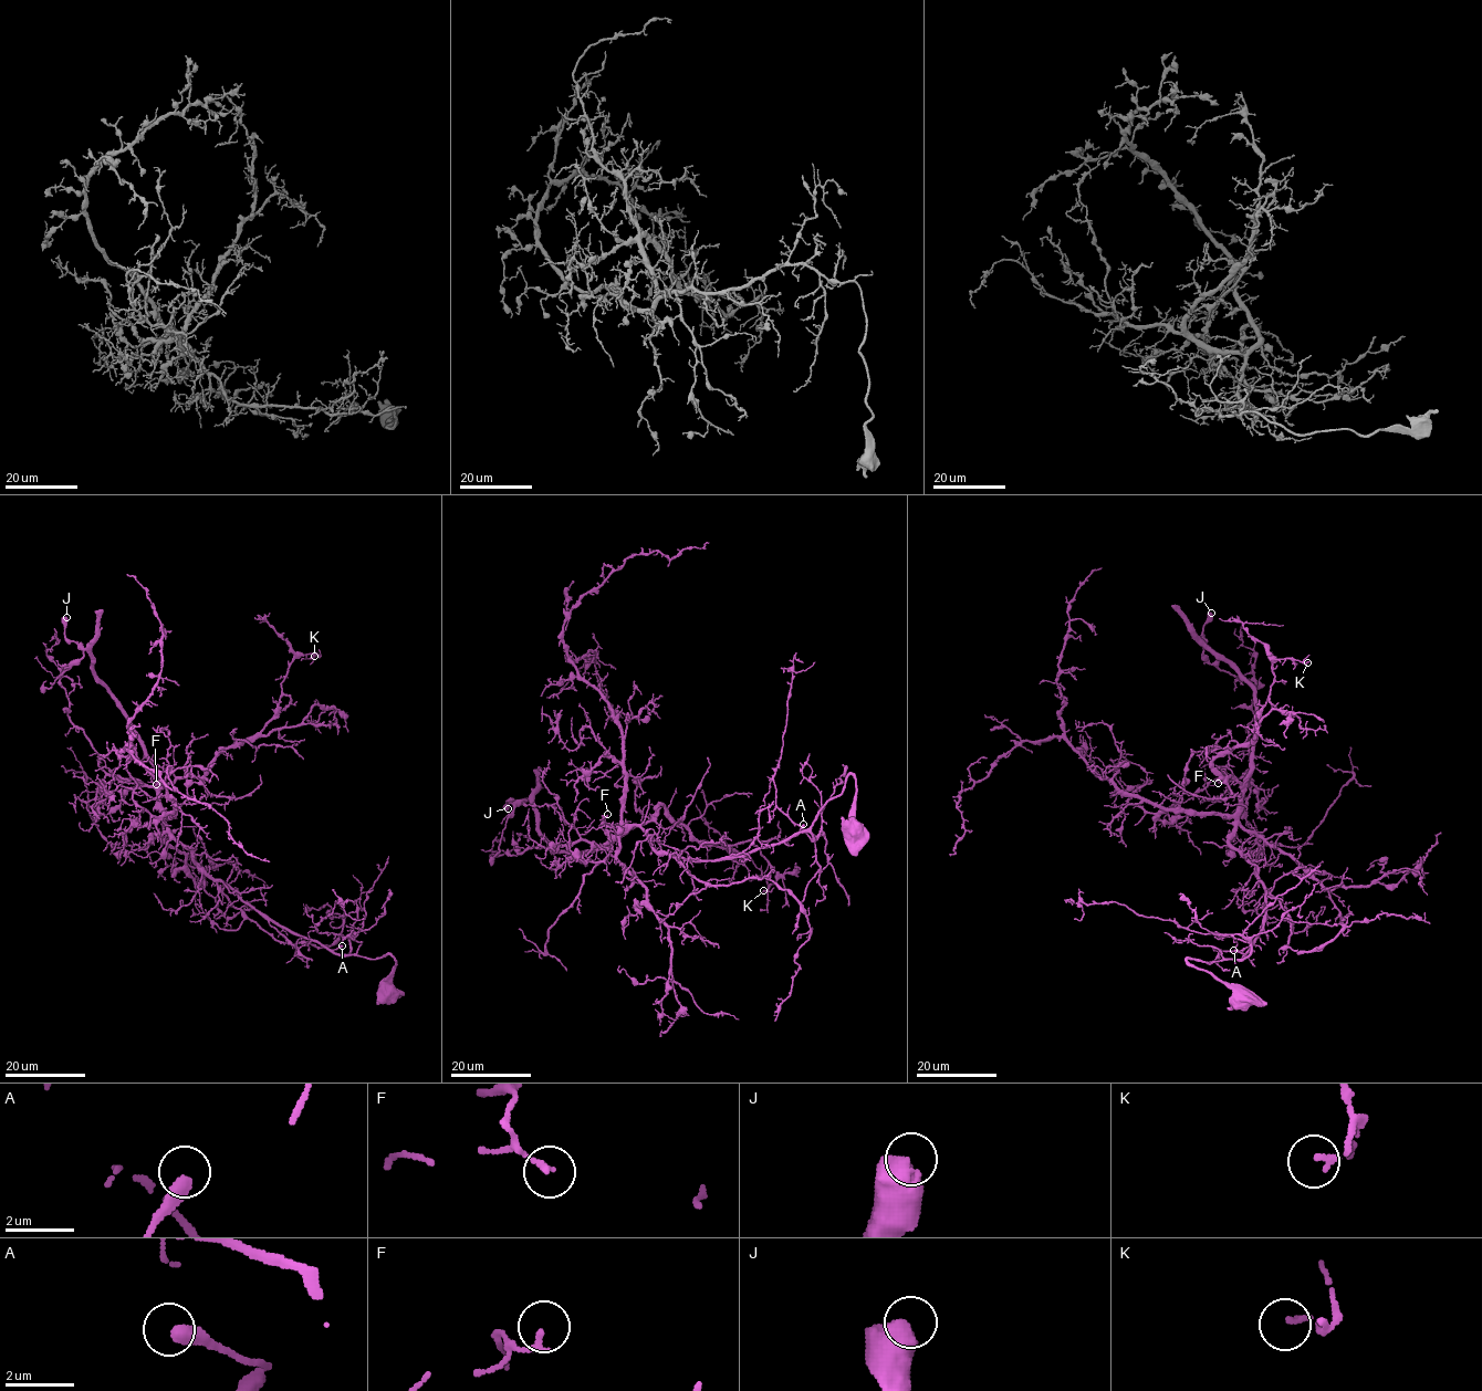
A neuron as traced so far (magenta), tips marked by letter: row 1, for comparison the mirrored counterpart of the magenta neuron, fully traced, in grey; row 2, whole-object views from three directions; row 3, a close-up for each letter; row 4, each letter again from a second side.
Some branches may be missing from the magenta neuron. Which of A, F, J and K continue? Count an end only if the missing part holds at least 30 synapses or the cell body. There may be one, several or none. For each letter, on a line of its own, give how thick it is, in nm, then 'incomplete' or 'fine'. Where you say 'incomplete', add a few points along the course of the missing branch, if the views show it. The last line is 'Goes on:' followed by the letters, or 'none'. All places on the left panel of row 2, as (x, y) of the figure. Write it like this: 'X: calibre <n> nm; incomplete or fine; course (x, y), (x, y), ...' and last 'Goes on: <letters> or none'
A: calibre 420 nm; fine
F: calibre 180 nm; fine
J: calibre 700 nm; fine
K: calibre 160 nm; fine
Goes on: none

